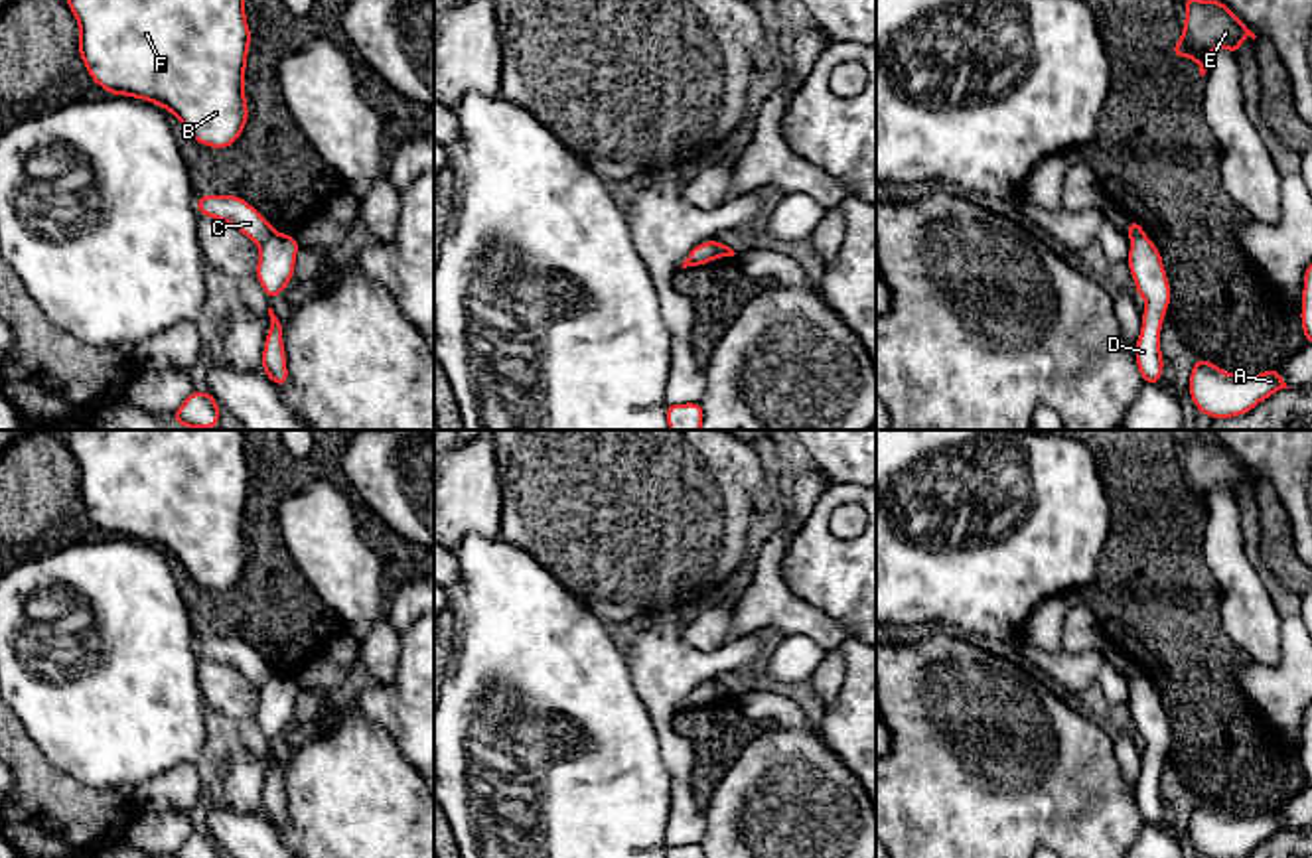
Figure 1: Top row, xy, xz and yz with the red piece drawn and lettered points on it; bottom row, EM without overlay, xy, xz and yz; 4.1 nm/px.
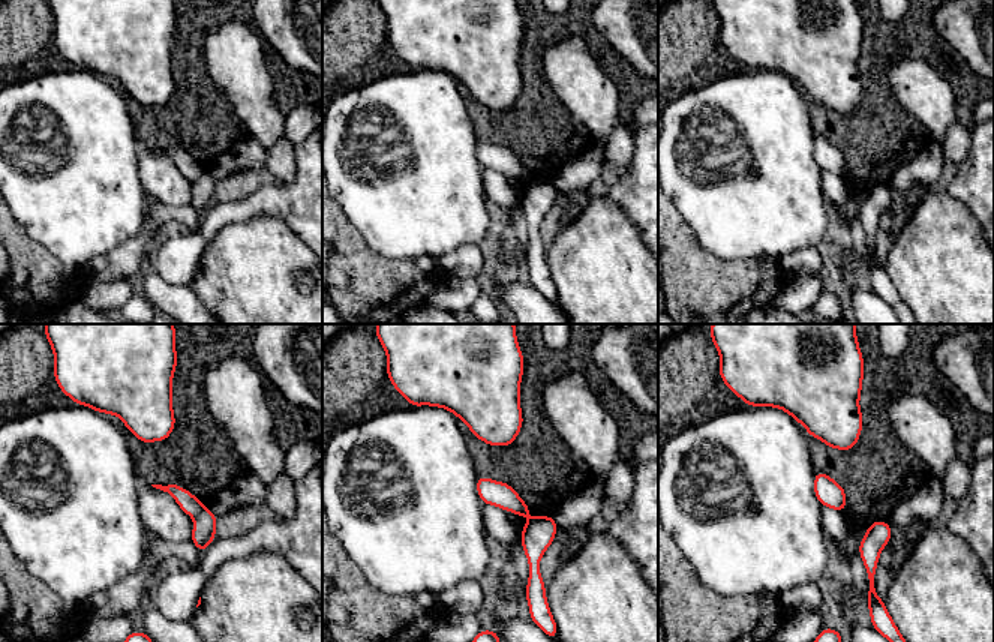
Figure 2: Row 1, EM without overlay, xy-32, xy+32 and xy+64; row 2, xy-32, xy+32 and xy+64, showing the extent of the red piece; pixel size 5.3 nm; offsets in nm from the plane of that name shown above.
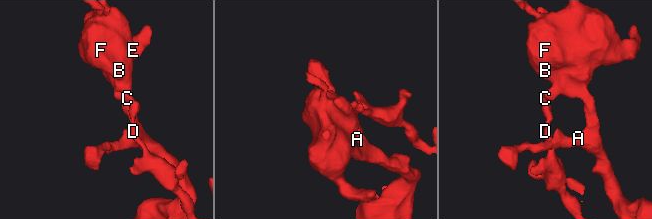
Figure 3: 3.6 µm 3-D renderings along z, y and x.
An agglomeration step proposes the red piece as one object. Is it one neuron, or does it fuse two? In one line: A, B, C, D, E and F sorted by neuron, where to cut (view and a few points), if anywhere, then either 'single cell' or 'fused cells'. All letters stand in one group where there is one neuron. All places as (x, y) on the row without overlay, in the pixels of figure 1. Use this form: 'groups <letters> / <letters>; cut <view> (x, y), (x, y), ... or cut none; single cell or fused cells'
groups A B C E F / D; cut xy (273, 673), (259, 689); fused cells

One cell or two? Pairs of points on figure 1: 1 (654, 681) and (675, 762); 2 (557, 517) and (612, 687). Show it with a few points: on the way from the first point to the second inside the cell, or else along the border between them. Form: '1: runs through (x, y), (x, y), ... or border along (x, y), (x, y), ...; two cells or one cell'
1: runs through (663, 701), (663, 726), (671, 742); one cell
2: border along (553, 576), (604, 624); two cells

